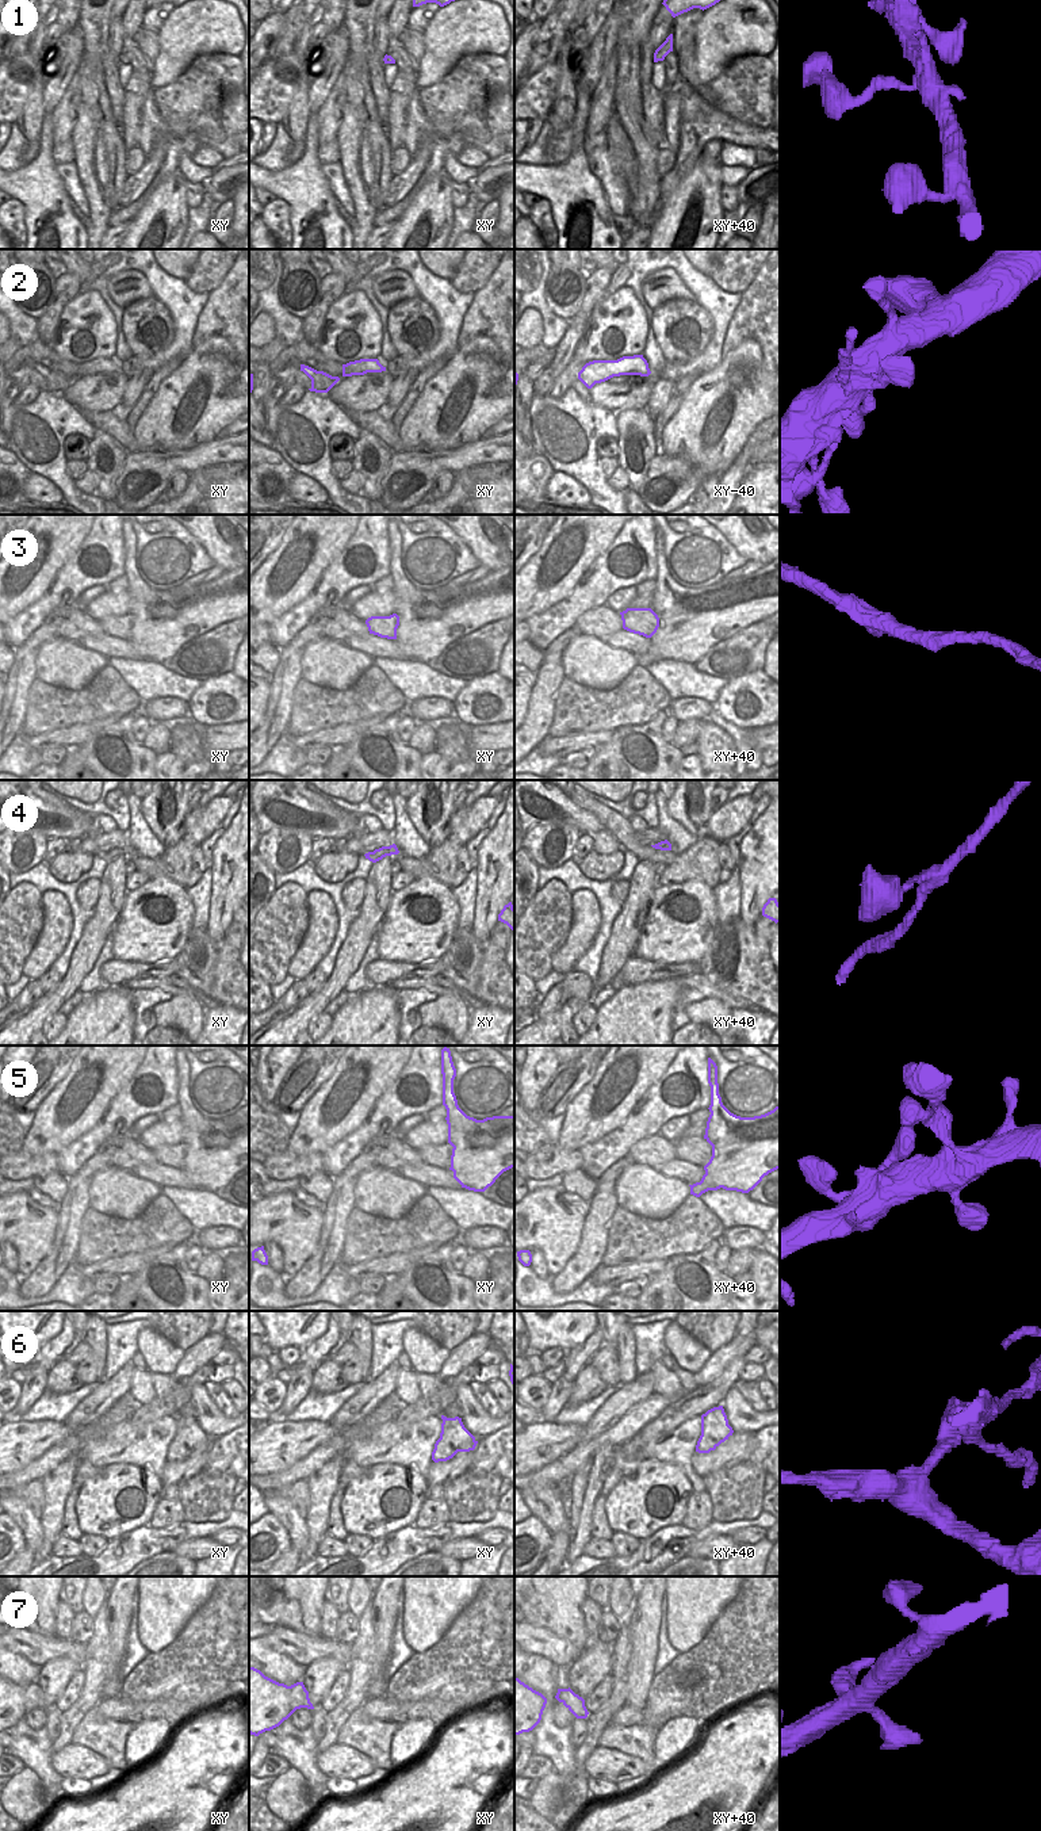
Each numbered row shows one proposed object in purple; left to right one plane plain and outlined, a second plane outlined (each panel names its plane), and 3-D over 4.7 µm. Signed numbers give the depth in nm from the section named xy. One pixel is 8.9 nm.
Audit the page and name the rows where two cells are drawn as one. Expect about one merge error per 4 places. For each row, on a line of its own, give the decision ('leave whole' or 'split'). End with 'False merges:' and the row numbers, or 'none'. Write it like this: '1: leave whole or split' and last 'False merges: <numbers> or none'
1: leave whole
2: leave whole
3: leave whole
4: leave whole
5: leave whole
6: split
7: leave whole
False merges: 6

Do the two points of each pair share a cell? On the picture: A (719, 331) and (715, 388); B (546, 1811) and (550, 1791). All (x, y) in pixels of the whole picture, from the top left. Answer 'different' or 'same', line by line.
A: different
B: same

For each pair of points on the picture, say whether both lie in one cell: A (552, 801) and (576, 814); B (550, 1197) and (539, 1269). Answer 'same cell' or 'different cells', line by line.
A: same cell
B: different cells

